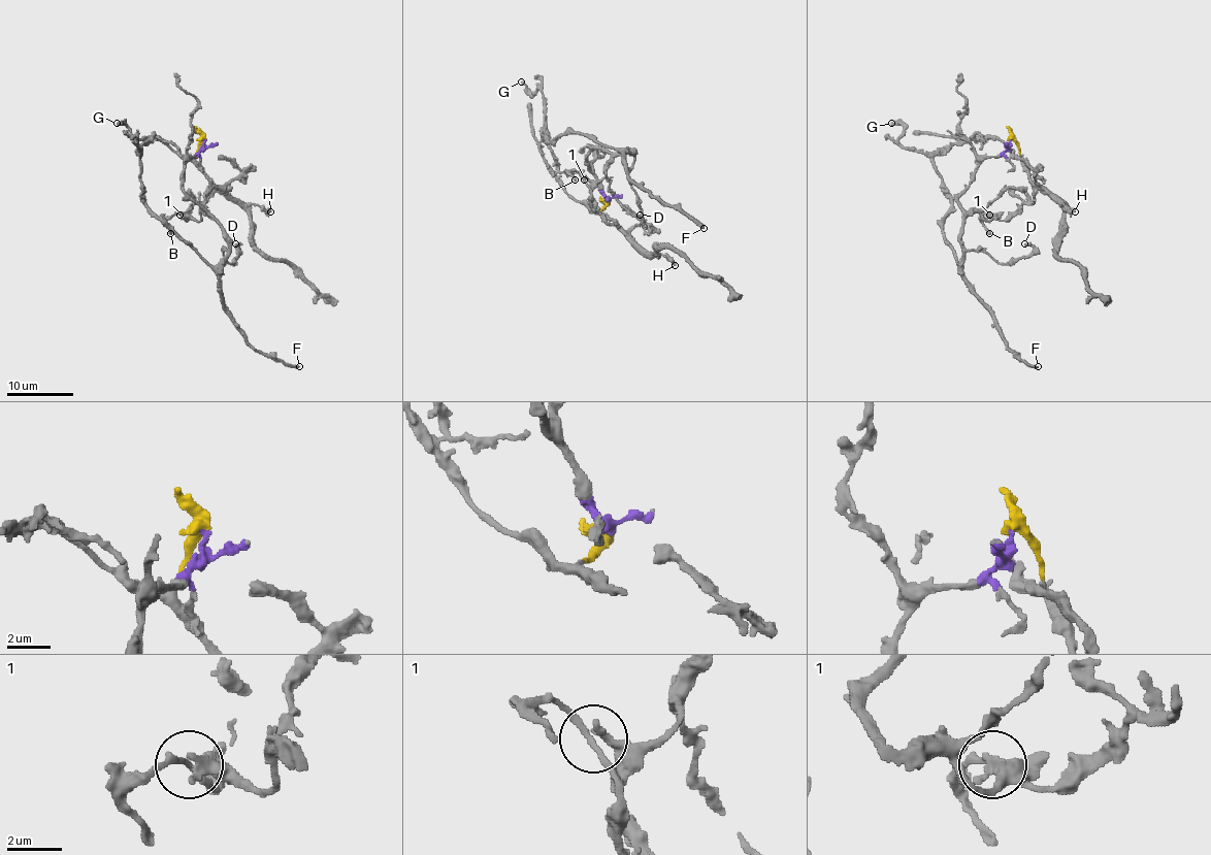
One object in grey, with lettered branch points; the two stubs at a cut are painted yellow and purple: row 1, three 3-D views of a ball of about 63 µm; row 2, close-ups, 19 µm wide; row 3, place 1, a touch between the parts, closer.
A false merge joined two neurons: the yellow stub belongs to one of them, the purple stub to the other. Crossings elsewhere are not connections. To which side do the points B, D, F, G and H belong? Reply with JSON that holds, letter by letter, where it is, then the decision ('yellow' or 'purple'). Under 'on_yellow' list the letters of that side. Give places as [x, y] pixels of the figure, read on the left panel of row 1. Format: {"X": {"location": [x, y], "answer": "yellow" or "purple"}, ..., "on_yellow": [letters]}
{"B": {"location": [170, 233], "answer": "yellow"}, "D": {"location": [235, 243], "answer": "purple"}, "F": {"location": [299, 366], "answer": "purple"}, "G": {"location": [117, 123], "answer": "purple"}, "H": {"location": [270, 211], "answer": "yellow"}, "on_yellow": ["B", "H"]}

